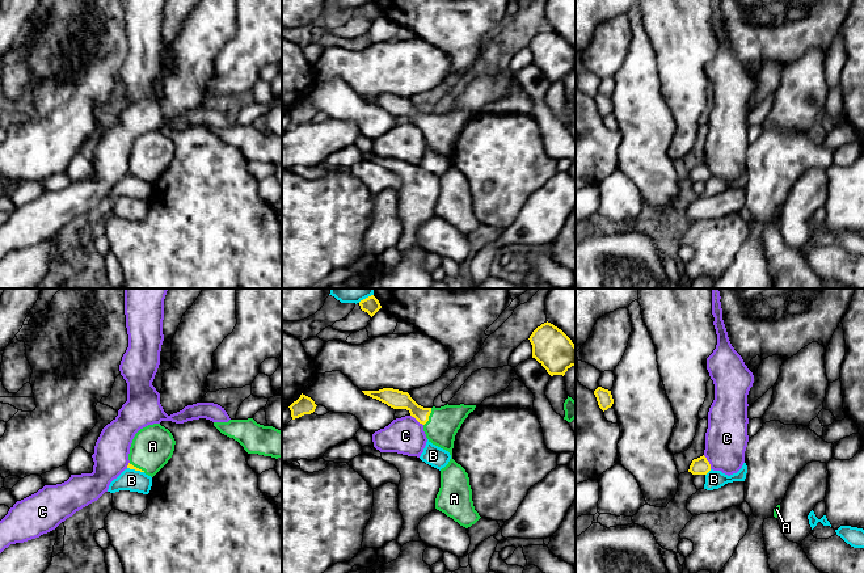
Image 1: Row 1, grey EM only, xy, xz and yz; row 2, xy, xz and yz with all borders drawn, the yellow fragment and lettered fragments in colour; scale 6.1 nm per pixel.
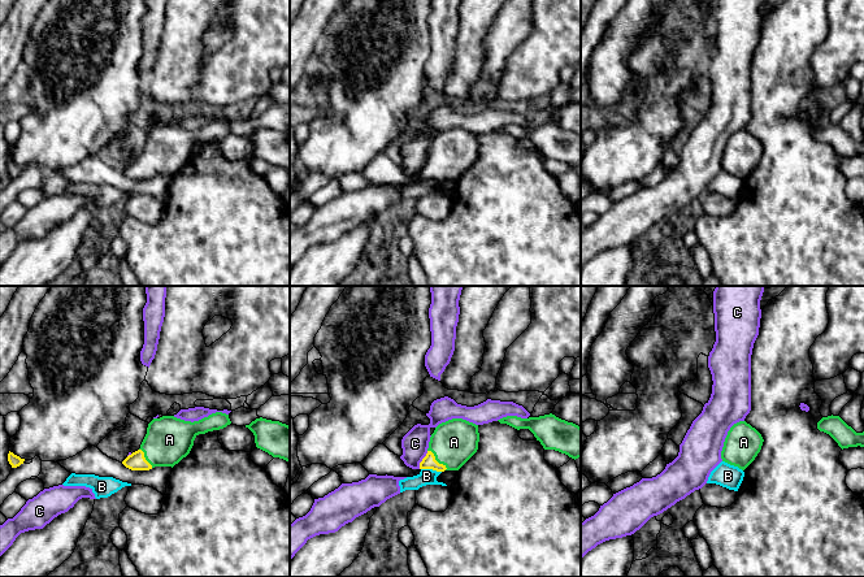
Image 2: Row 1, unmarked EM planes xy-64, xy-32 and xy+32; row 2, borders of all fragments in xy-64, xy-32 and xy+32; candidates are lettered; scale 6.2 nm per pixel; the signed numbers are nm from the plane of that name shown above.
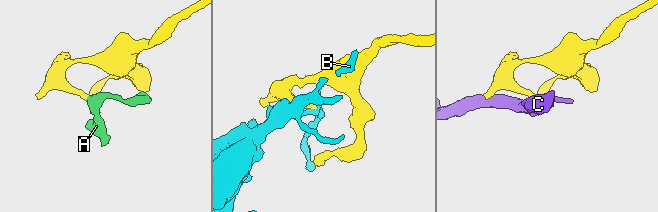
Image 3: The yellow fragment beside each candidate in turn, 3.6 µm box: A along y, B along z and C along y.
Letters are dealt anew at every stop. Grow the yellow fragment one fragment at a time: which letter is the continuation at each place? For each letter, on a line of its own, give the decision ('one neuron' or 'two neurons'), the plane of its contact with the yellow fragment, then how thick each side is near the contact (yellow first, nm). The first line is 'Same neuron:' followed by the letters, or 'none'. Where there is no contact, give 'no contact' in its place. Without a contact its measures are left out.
Same neuron: A
A: one neuron; contact in xz; calibres 120 and 190 nm
B: two neurons; contact in yz; calibres 110 and 110 nm
C: two neurons; contact in yz; calibres 110 and 260 nm

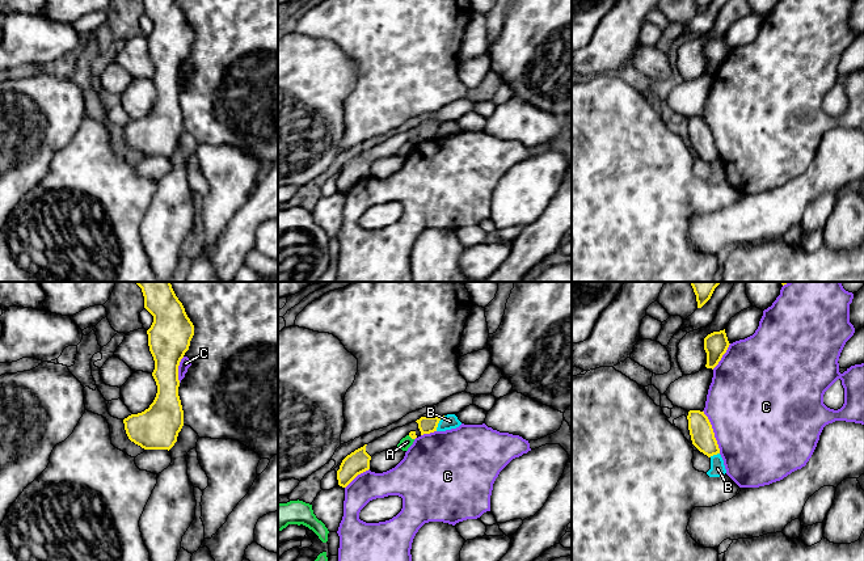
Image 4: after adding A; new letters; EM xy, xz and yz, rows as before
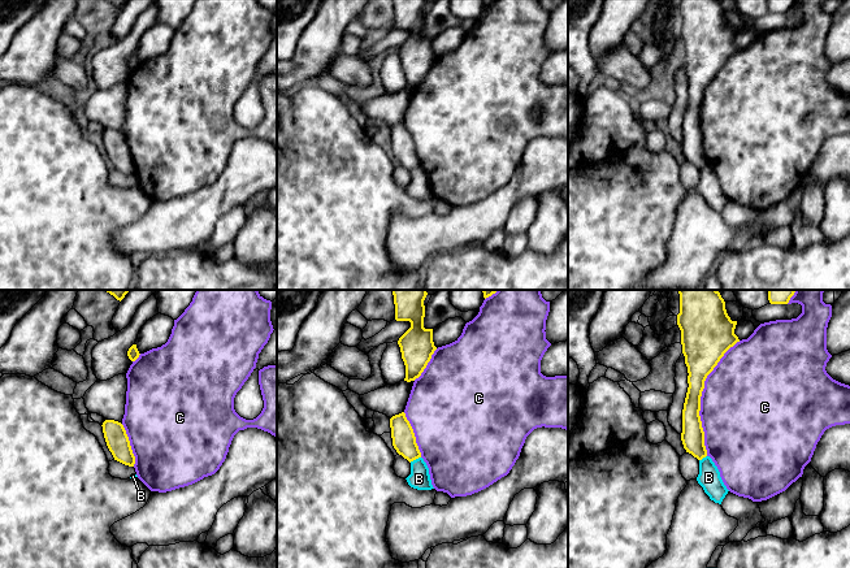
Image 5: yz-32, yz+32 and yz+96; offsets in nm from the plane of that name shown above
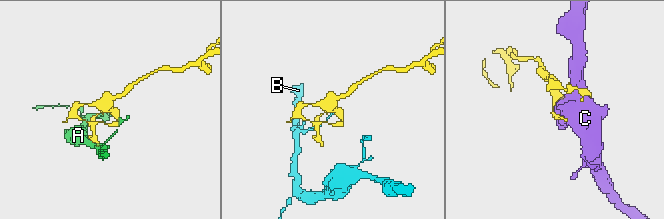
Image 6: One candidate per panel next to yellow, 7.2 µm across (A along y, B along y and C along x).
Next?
Same neuron: none
A: two neurons; contact in xz; calibres 50 and 70 nm
B: two neurons; contact in xz; calibres 110 and 90 nm
C: two neurons; contact in yz; calibres 140 and 480 nm

